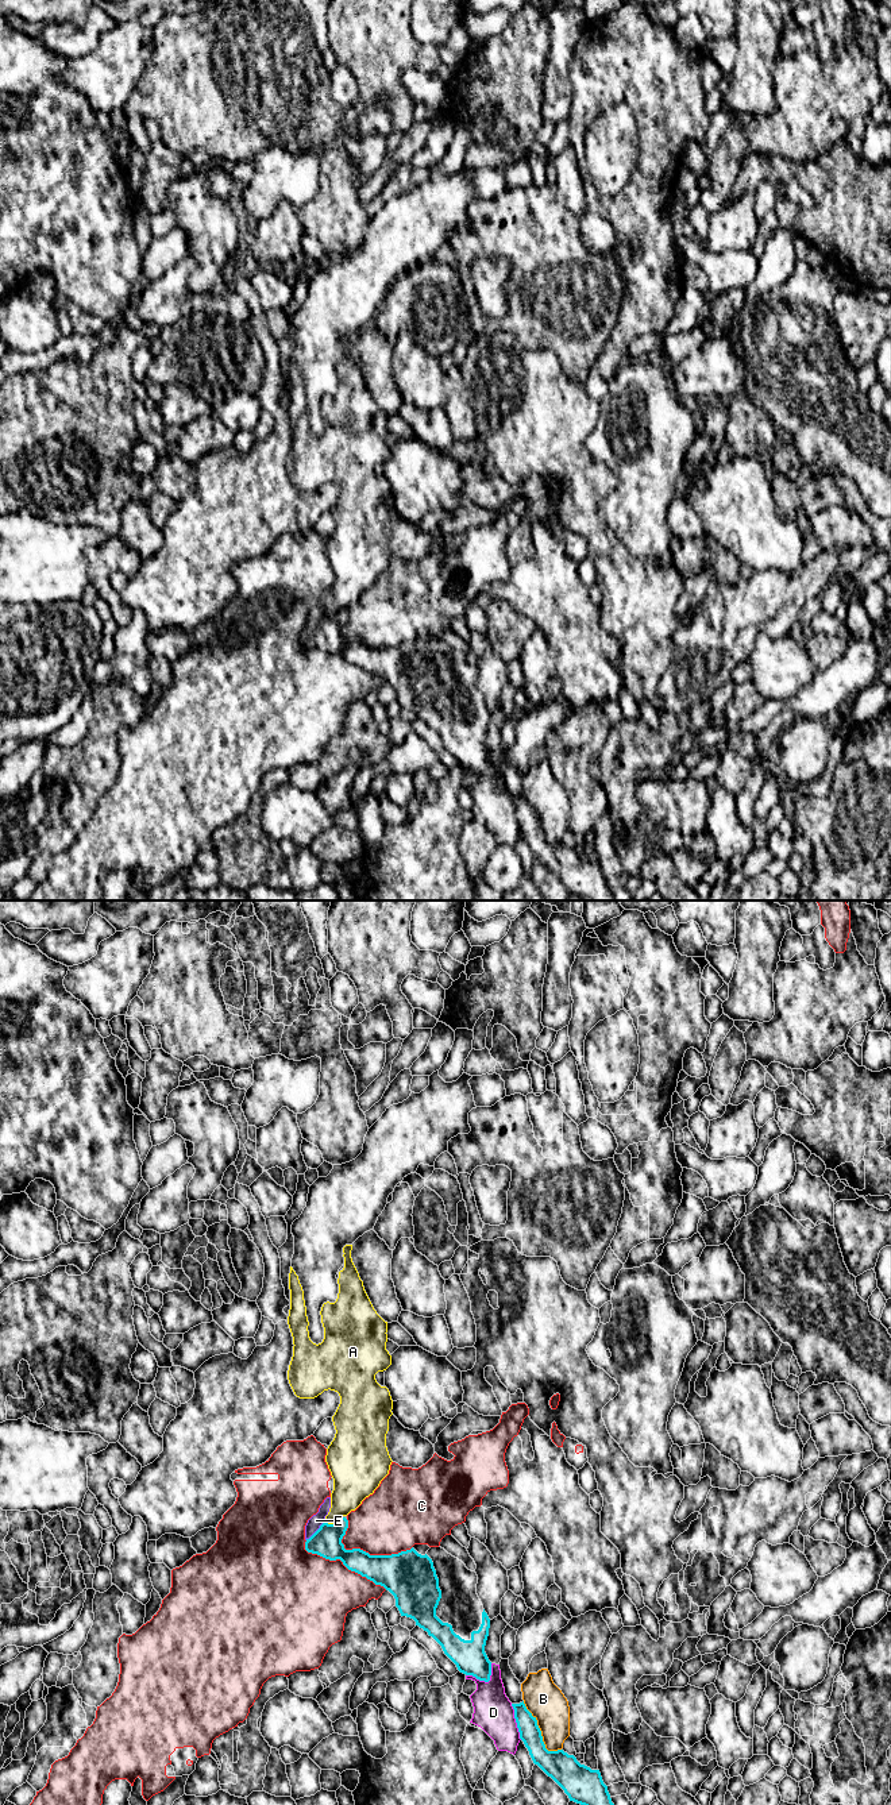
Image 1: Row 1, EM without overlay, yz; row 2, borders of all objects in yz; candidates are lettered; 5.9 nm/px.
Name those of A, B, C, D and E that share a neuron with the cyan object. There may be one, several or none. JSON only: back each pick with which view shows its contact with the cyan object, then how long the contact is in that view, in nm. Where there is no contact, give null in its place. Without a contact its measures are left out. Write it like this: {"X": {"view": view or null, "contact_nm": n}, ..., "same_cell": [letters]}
{"E": {"view": "yz", "contact_nm": 170}, "same_cell": ["E"]}

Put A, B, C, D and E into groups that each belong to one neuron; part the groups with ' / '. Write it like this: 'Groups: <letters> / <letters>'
Groups: A / B / C / D / E

